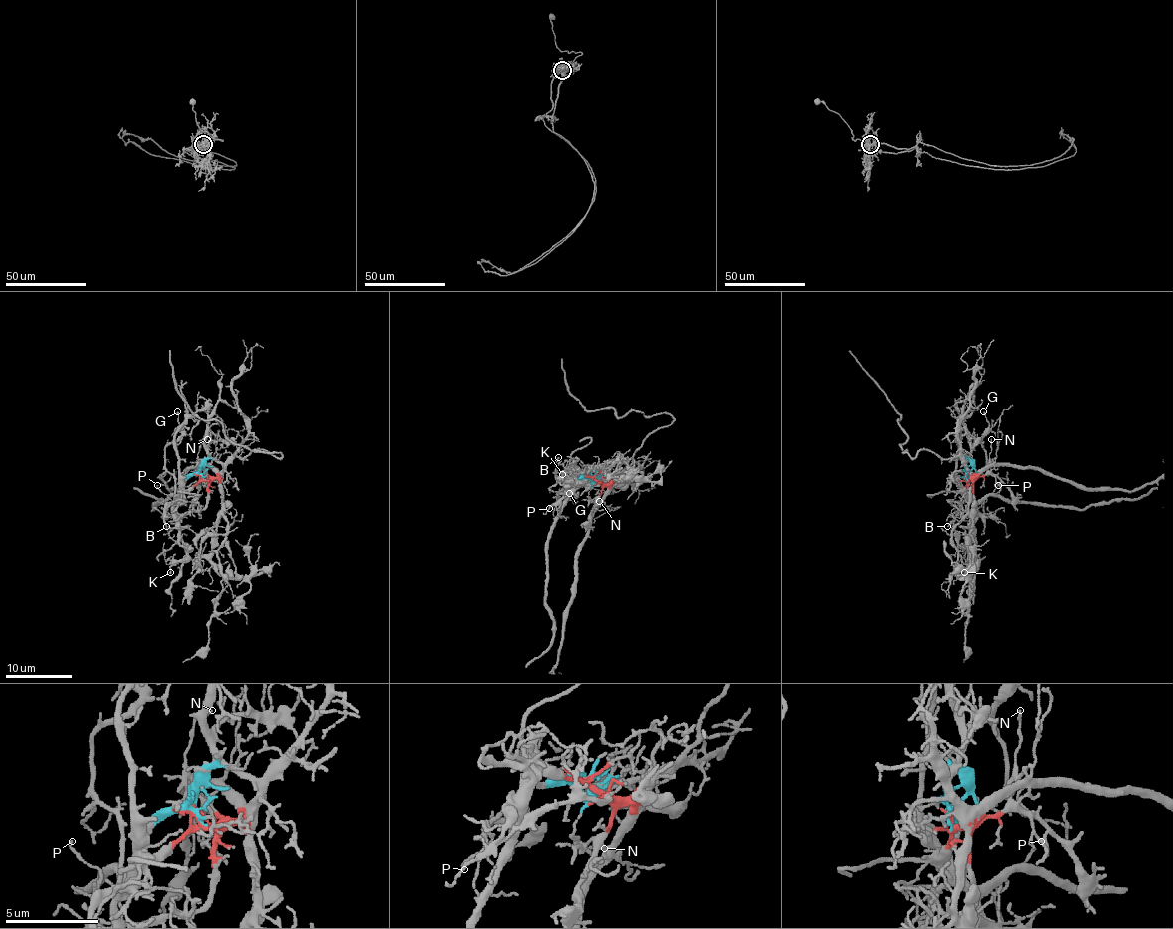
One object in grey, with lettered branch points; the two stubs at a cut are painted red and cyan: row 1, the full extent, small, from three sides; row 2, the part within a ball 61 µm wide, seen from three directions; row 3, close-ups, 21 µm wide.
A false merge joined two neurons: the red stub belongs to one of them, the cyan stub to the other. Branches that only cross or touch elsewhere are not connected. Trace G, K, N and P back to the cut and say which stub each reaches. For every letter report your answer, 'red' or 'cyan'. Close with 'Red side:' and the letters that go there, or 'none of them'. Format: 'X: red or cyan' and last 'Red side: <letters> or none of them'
G: cyan
K: cyan
N: red
P: cyan
Red side: N

